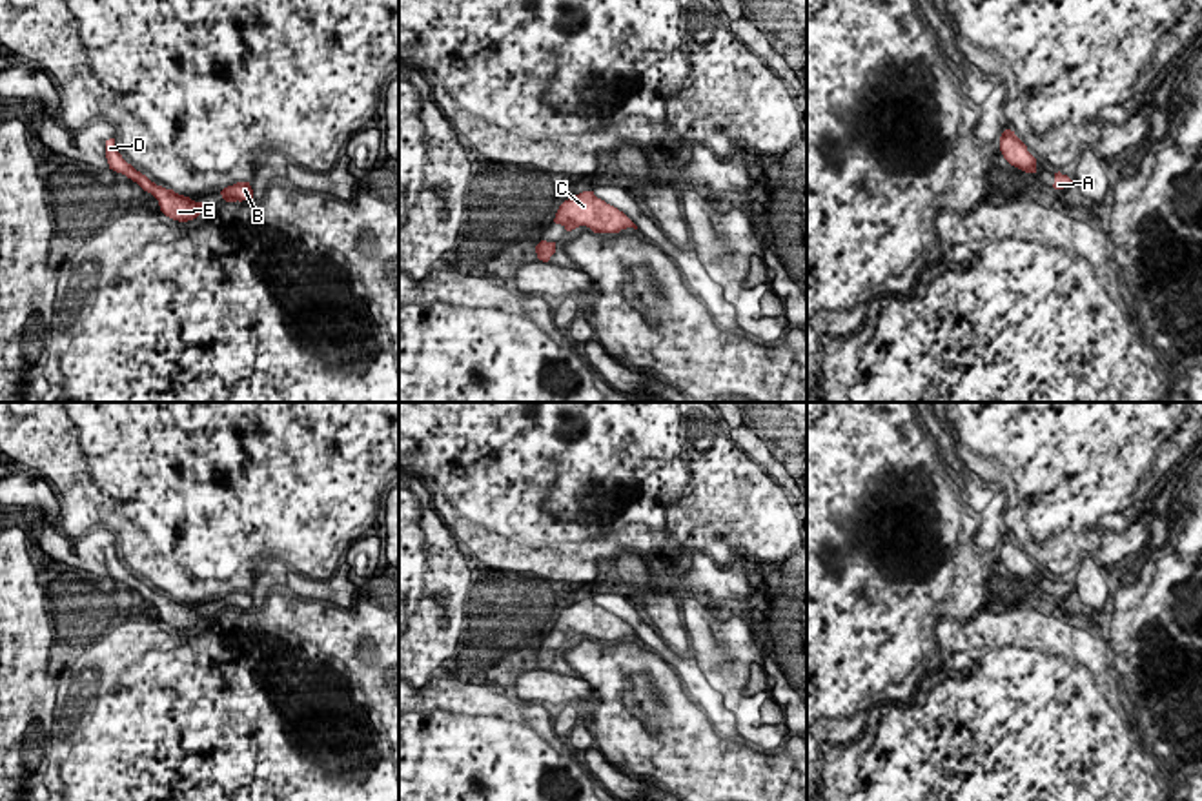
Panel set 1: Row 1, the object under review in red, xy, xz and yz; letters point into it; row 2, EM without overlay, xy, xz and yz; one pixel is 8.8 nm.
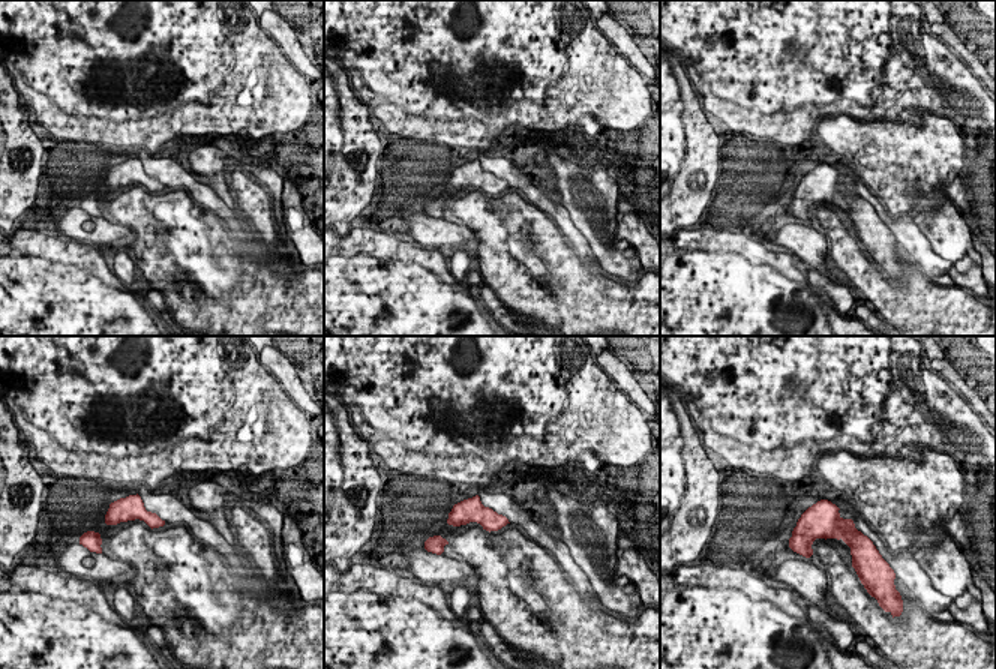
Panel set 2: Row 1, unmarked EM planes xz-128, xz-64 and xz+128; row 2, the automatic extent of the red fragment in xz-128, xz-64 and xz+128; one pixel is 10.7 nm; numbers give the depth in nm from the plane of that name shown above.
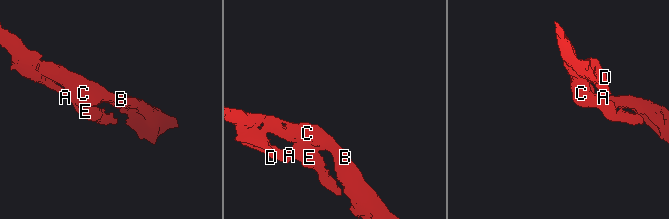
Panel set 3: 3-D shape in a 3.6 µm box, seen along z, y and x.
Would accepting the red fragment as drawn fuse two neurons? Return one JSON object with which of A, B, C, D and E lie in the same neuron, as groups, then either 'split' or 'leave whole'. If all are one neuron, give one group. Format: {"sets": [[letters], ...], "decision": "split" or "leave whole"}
{"sets": [["A", "B", "C", "D", "E"]], "decision": "leave whole"}

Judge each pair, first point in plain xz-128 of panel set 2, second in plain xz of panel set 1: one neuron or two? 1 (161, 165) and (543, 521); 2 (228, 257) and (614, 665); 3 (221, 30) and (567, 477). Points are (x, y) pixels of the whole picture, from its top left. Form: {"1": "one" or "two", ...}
{"1": "two", "2": "one", "3": "one"}

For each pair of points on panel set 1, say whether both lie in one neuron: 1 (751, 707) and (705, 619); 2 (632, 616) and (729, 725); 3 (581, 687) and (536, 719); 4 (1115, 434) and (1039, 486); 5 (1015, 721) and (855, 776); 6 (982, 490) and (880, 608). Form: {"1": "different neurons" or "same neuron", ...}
{"1": "same neuron", "2": "same neuron", "3": "different neurons", "4": "same neuron", "5": "same neuron", "6": "different neurons"}

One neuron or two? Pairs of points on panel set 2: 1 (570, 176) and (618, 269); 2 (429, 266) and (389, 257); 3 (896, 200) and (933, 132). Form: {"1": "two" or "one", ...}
{"1": "one", "2": "one", "3": "one"}

